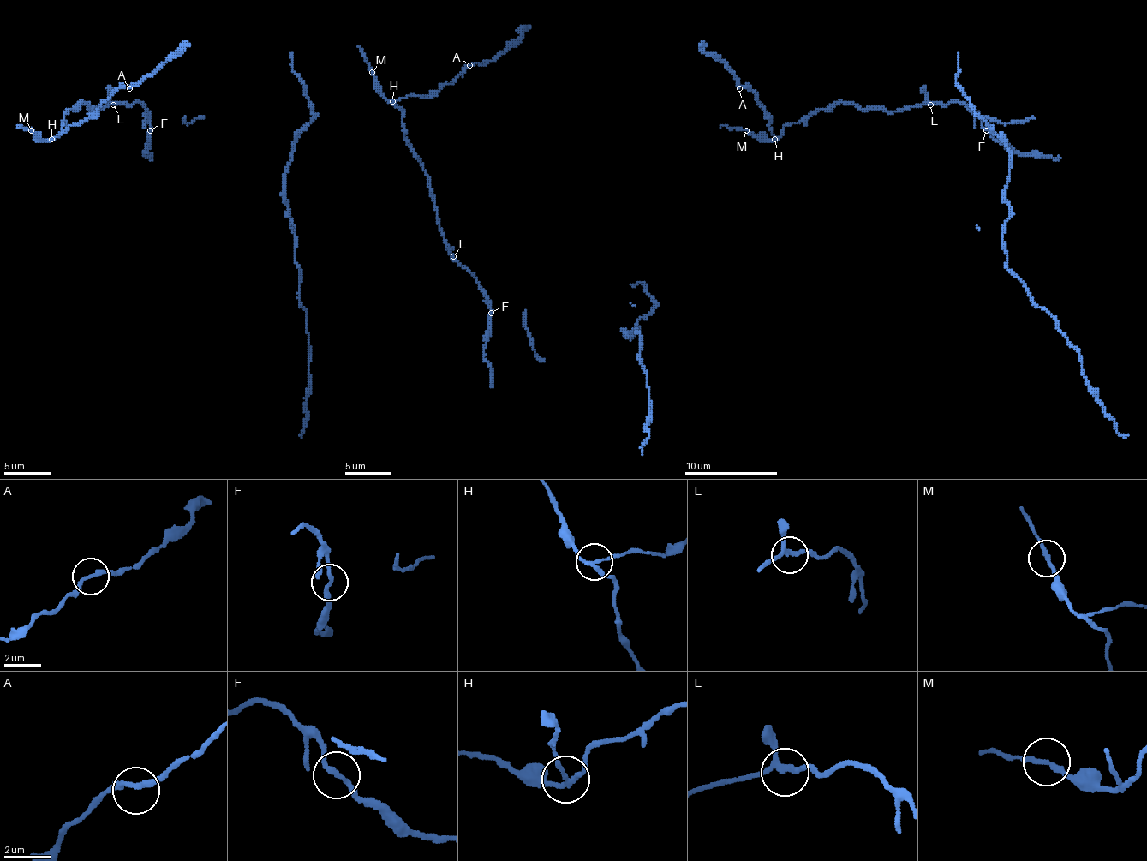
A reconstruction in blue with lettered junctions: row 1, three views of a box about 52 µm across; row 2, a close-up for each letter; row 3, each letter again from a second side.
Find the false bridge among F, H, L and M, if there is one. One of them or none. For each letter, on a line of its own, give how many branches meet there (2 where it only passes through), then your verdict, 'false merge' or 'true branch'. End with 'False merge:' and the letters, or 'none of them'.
F: 2 | true branch
H: 3 | false merge
L: 3 | true branch
M: 2 | true branch
False merge: H

